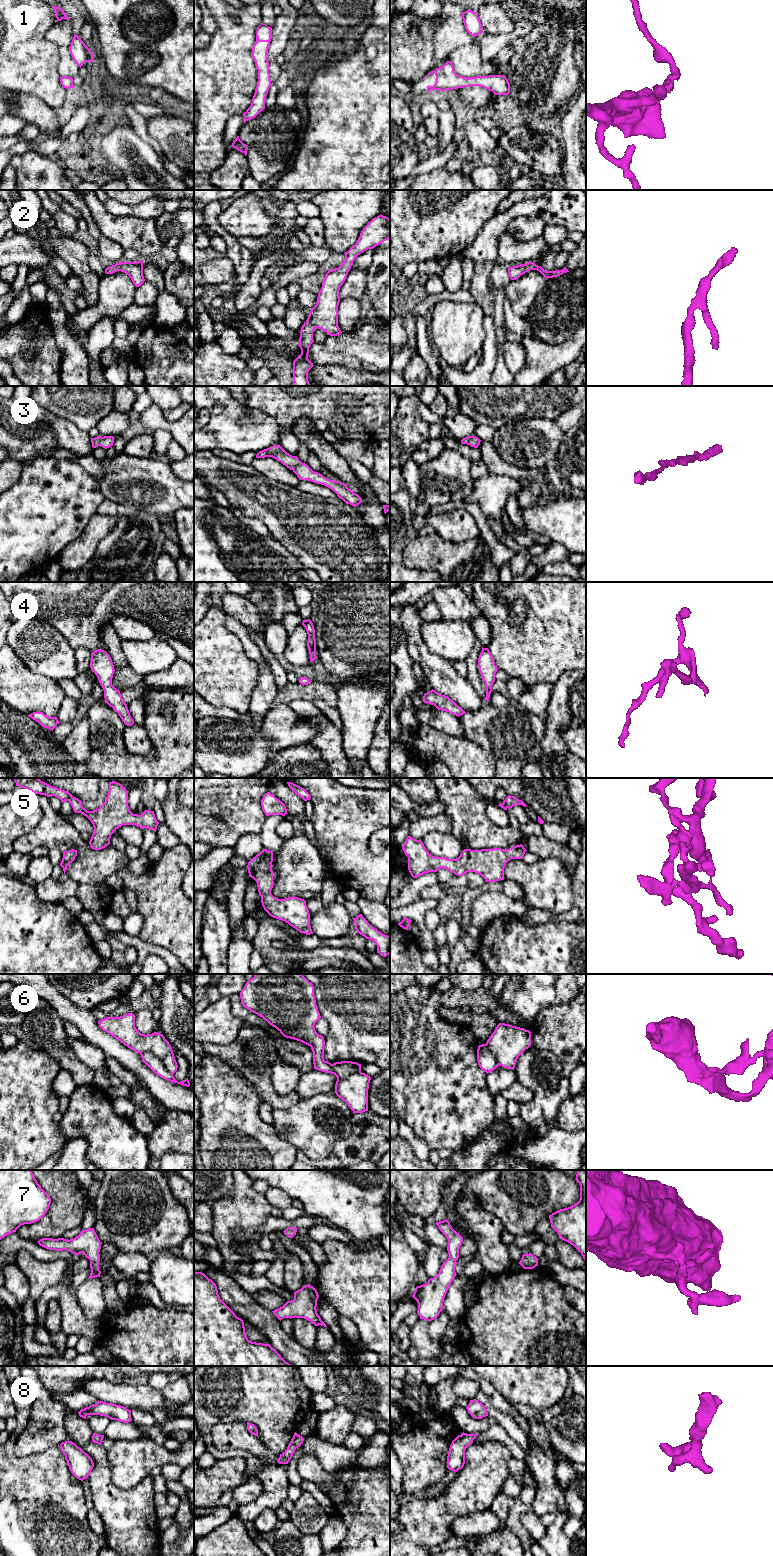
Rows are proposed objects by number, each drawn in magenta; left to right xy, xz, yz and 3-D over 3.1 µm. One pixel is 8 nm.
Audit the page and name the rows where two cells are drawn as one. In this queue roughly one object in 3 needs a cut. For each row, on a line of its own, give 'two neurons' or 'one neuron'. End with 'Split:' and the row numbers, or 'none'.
1: one neuron
2: one neuron
3: one neuron
4: one neuron
5: one neuron
6: two neurons
7: one neuron
8: one neuron
Split: 6

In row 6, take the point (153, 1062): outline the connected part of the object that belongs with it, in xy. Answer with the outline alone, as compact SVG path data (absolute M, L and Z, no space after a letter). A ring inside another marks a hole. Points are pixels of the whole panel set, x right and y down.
M143 1052L140 1053L142 1061L158 1076L160 1076L161 1078L173 1082L173 1083L178 1083L182 1086L186 1086L189 1087L190 1086L190 1082L187 1079L178 1082L173 1074L171 1074L164 1066L164 1063L154 1054L152 1054L151 1052Z

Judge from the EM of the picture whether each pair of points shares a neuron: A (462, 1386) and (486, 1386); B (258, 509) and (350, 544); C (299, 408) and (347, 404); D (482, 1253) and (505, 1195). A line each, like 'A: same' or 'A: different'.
A: different
B: same
C: same
D: different

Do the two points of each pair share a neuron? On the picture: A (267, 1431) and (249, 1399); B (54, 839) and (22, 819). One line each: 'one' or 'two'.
A: one
B: two

